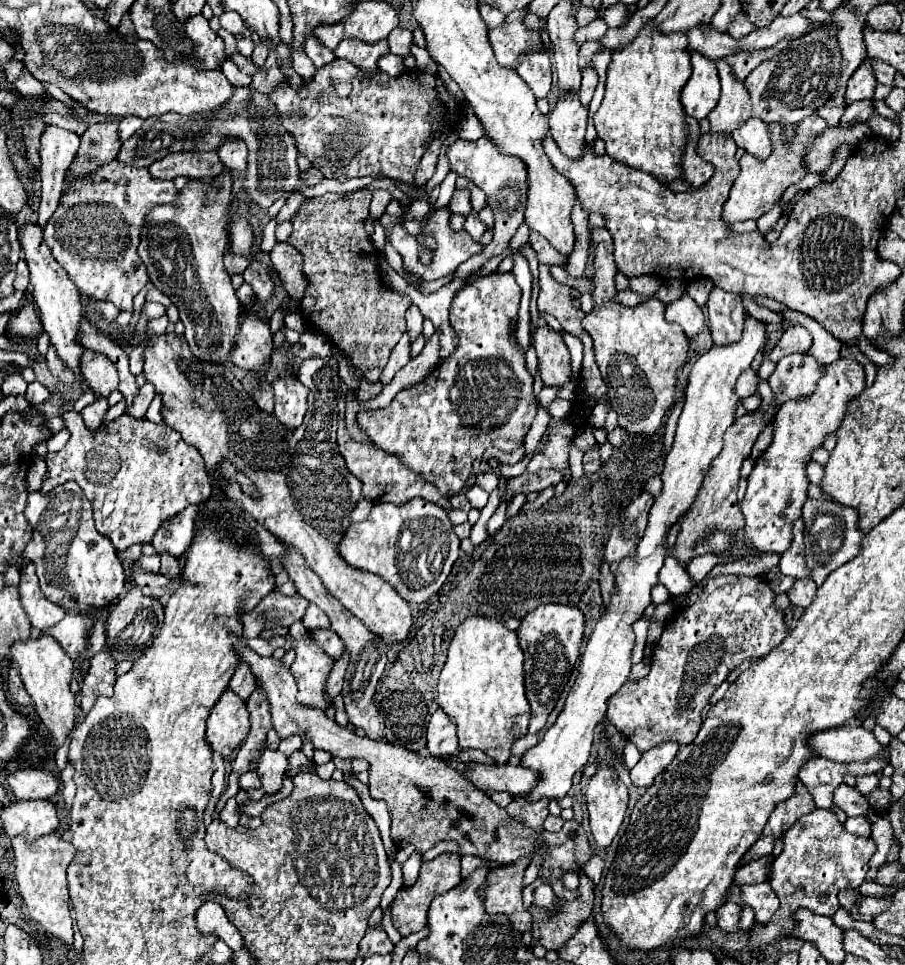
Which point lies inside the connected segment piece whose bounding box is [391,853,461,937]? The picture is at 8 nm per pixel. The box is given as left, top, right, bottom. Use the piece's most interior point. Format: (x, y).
(409, 910)

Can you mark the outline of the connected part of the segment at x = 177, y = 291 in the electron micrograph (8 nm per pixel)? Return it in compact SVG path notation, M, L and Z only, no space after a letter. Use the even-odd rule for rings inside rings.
M226 169L213 178L213 183L221 187L191 179L173 203L155 205L145 217L137 255L147 267L149 281L177 305L179 319L185 325L183 337L193 355L209 363L225 363L233 351L241 319L241 303L223 267L223 255L229 243L227 211L233 183L231 170Z

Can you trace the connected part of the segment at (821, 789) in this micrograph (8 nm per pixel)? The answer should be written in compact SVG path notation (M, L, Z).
M889 747L881 757L873 757L861 763L835 763L823 757L813 757L813 761L805 761L805 767L799 771L801 783L807 787L809 795L815 801L815 807L829 809L833 805L833 791L843 783L843 775L869 775L879 773L889 763Z

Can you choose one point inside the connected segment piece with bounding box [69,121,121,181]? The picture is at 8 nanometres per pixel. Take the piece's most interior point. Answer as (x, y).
(100, 144)

